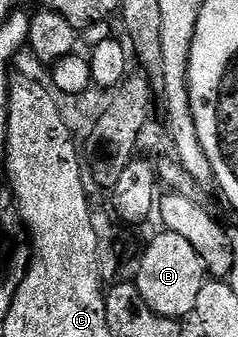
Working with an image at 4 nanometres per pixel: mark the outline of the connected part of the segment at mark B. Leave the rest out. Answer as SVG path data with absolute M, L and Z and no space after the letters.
M158 231L147 243L146 250L138 261L136 284L142 303L150 307L156 315L185 319L184 317L189 318L193 314L196 295L200 295L200 287L207 277L200 255L196 255L188 239L175 233Z

